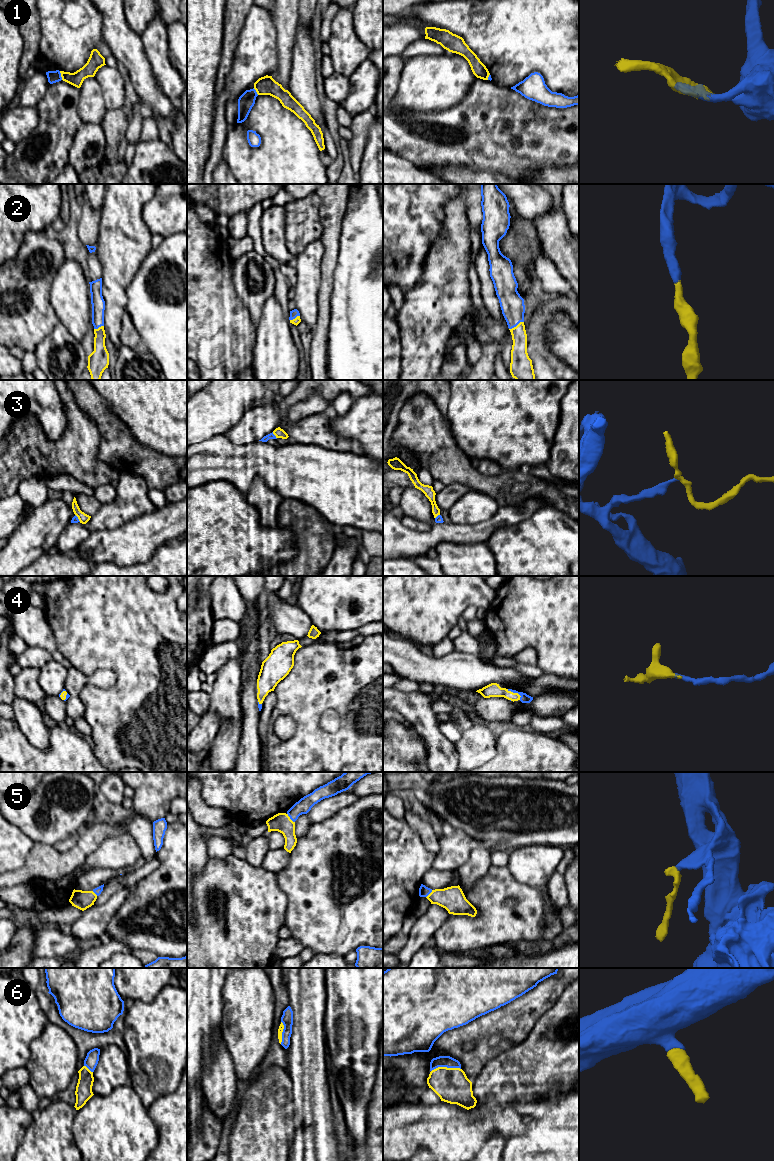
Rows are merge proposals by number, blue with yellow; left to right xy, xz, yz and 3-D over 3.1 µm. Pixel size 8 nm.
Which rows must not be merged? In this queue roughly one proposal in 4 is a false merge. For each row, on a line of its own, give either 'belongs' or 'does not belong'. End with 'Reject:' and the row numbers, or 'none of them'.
1: does not belong
2: belongs
3: does not belong
4: belongs
5: belongs
6: belongs
Reject: 1, 3

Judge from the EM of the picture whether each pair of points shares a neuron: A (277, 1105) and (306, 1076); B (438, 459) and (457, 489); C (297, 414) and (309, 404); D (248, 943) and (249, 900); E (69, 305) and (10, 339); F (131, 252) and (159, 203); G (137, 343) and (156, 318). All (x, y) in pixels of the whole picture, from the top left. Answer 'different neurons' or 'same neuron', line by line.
A: different neurons
B: different neurons
C: same neuron
D: same neuron
E: different neurons
F: different neurons
G: different neurons

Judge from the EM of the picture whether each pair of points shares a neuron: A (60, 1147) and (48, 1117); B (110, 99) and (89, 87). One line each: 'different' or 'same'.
A: same
B: different

